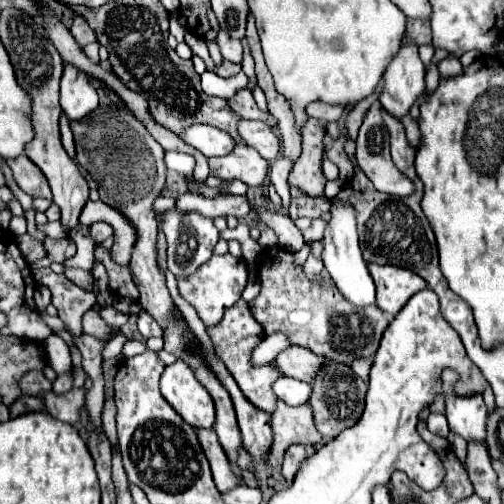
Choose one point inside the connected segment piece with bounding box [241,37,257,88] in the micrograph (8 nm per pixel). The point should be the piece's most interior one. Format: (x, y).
(248, 65)

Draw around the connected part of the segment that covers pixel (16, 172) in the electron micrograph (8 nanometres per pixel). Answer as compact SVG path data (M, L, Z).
M15 157L15 159L7 159L7 165L13 171L13 179L17 181L17 185L31 197L49 197L49 183L45 179L45 175L41 173L41 169L27 157Z

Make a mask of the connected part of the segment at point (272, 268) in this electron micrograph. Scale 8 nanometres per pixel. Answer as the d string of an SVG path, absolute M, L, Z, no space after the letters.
M271 247L259 253L261 259L261 293L249 303L253 317L261 323L265 333L283 331L291 345L301 345L317 355L331 357L337 363L349 365L359 357L373 357L383 331L389 325L387 315L377 307L357 309L337 289L329 273L319 273L313 281L305 275L303 267L295 265L291 251Z

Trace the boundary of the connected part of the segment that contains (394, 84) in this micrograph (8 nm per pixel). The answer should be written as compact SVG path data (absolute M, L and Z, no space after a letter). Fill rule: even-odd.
M403 41L399 55L385 69L385 87L379 97L383 109L401 119L409 113L411 105L425 91L425 65L419 59L417 45Z

